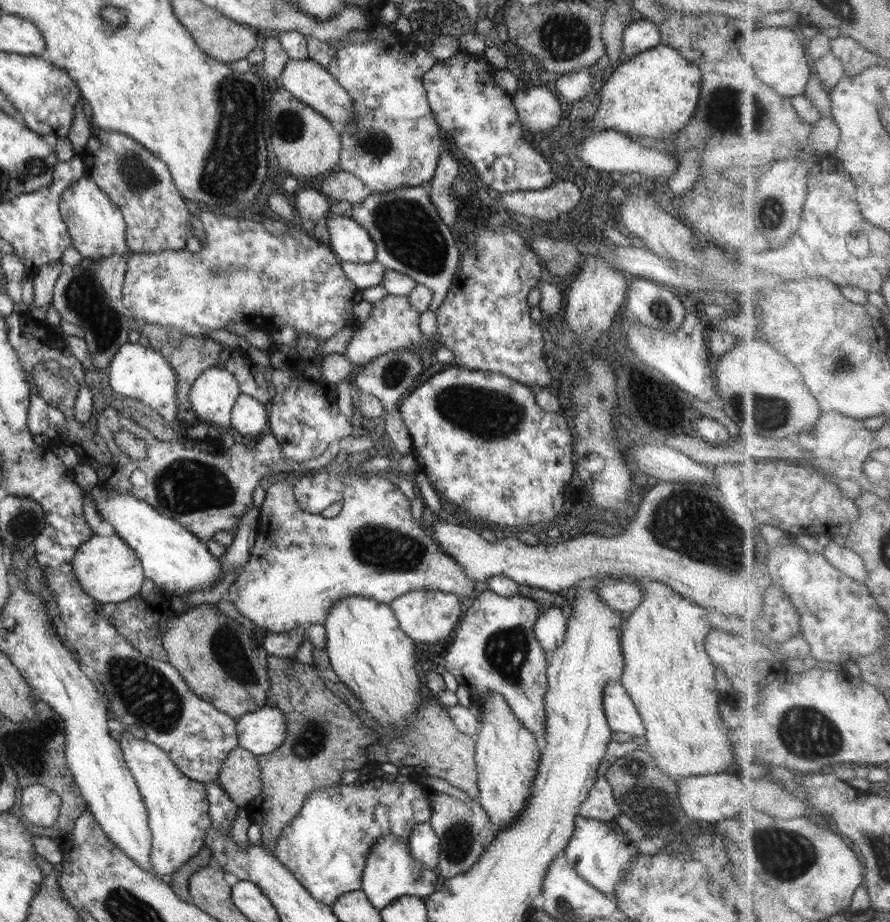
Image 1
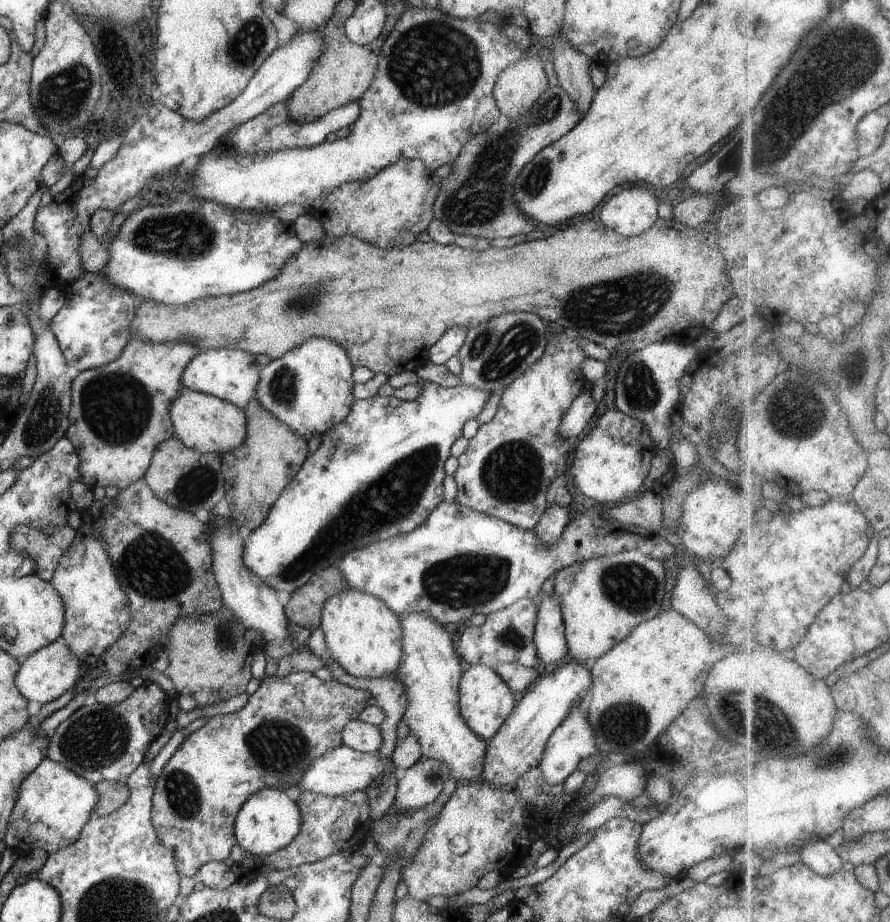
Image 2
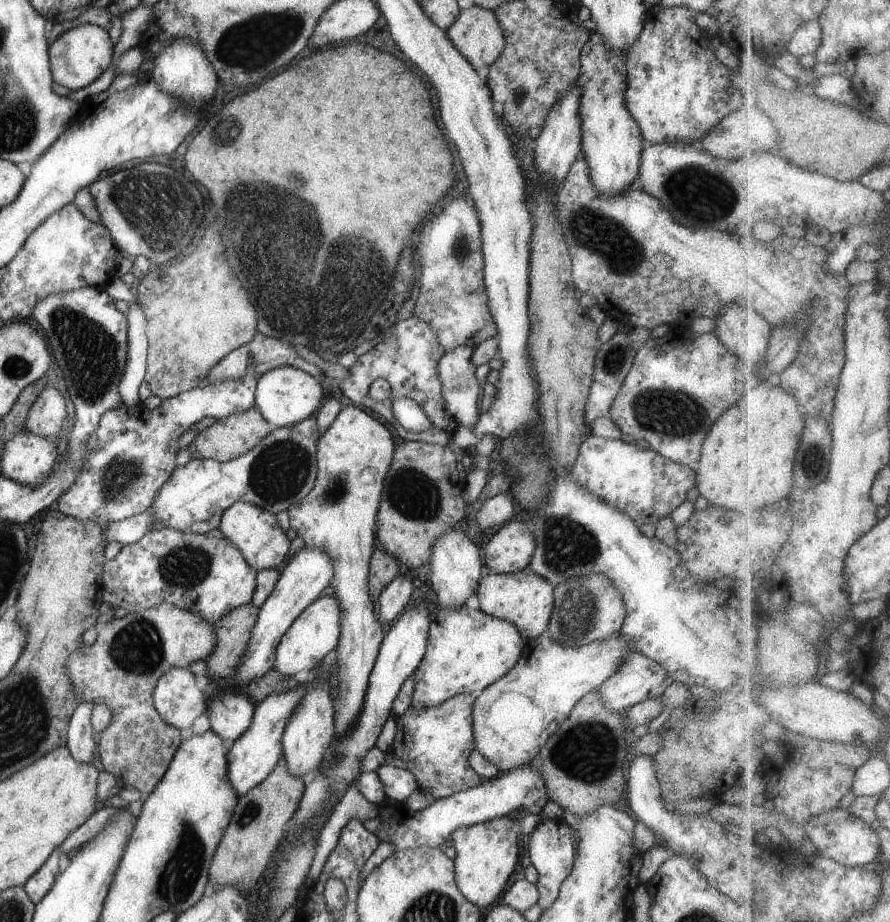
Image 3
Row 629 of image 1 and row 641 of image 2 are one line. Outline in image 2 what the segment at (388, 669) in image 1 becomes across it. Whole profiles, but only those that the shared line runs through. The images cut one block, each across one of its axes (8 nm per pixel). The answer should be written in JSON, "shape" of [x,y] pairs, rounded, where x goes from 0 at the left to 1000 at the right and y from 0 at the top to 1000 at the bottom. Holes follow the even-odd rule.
{"shape":[[[392,636],[364,653],[360,681],[370,711],[393,733],[421,736],[445,731],[452,716],[452,679],[429,651]]]}

